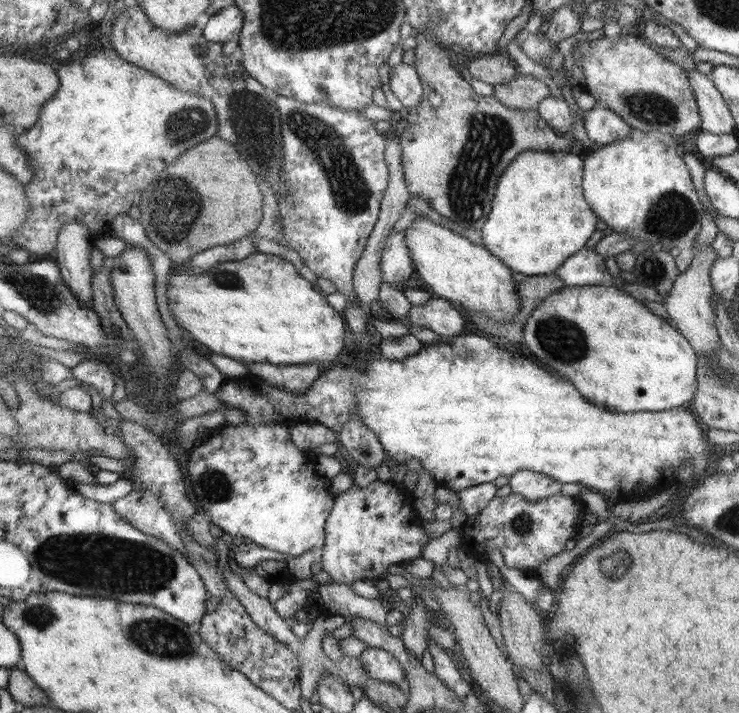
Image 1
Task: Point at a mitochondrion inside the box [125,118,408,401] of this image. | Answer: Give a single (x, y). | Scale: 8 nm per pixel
(173, 206)

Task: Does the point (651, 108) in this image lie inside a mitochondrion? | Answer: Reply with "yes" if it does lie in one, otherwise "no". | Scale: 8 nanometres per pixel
yes

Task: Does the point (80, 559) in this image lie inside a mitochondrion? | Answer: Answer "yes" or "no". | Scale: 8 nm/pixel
yes

